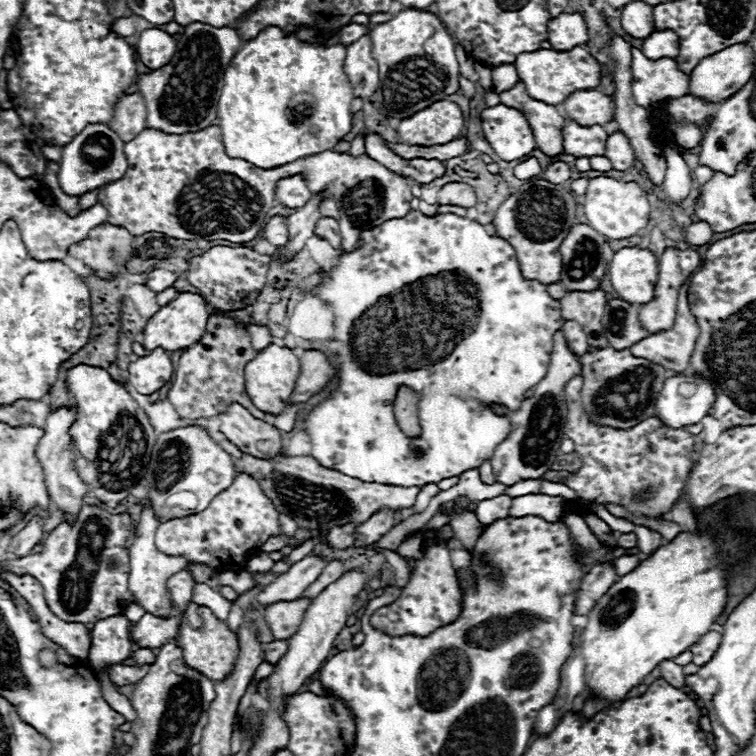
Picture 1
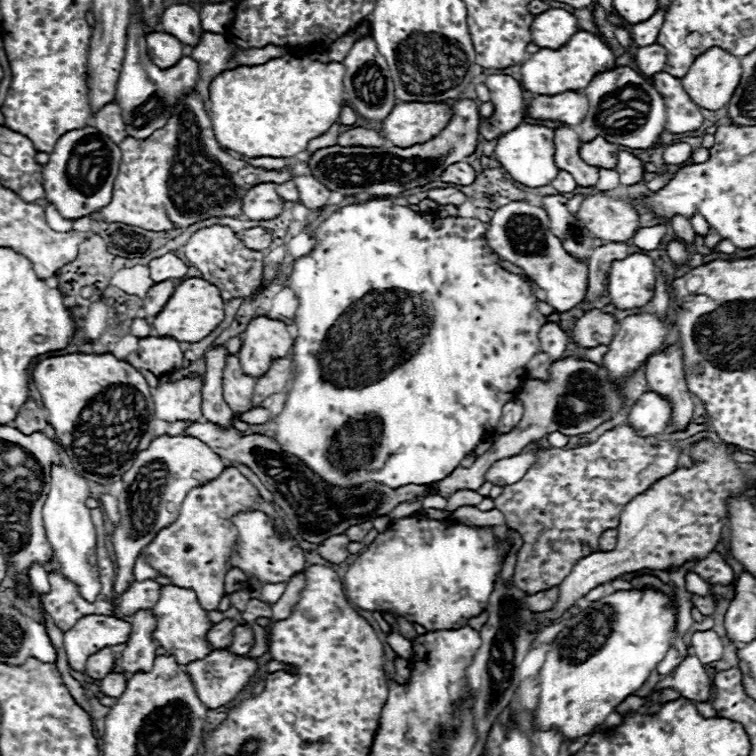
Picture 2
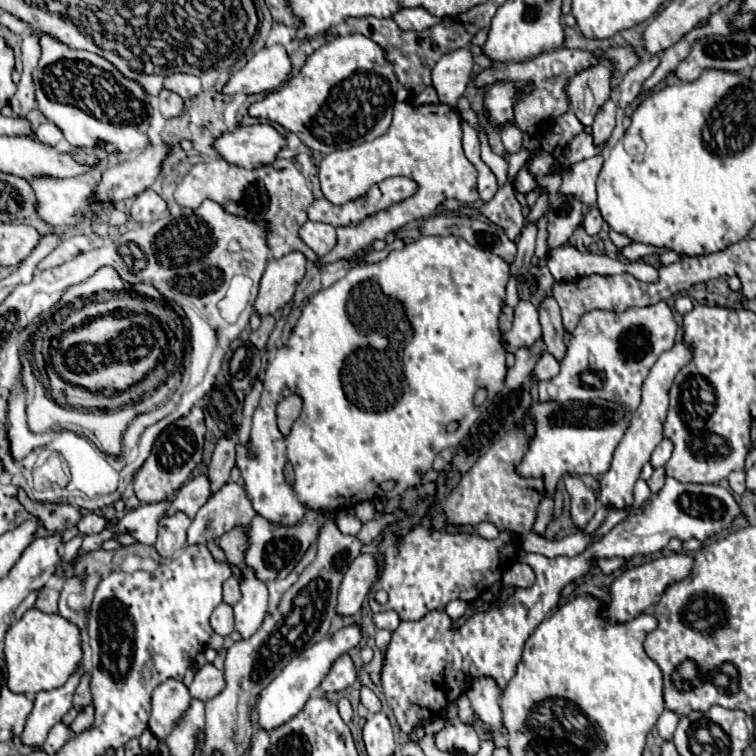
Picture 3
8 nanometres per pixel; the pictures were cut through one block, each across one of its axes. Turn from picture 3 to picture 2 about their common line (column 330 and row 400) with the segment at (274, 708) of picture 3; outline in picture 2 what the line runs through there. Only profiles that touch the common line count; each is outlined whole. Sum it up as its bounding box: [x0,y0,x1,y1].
[628,392,670,436]

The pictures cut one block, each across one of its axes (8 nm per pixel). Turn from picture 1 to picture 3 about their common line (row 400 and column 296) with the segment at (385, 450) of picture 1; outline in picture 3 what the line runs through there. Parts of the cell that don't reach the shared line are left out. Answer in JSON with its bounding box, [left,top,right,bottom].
[236,236,510,524]

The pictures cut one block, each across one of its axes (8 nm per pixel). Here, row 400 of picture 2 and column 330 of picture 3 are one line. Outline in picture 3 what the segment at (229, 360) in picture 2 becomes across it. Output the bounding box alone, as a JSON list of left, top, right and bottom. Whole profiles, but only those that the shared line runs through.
[298,220,336,256]

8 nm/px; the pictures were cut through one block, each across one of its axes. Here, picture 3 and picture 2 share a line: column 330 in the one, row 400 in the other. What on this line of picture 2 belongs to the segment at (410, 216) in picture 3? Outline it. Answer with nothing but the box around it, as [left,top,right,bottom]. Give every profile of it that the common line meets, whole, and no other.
[152,376,204,422]

